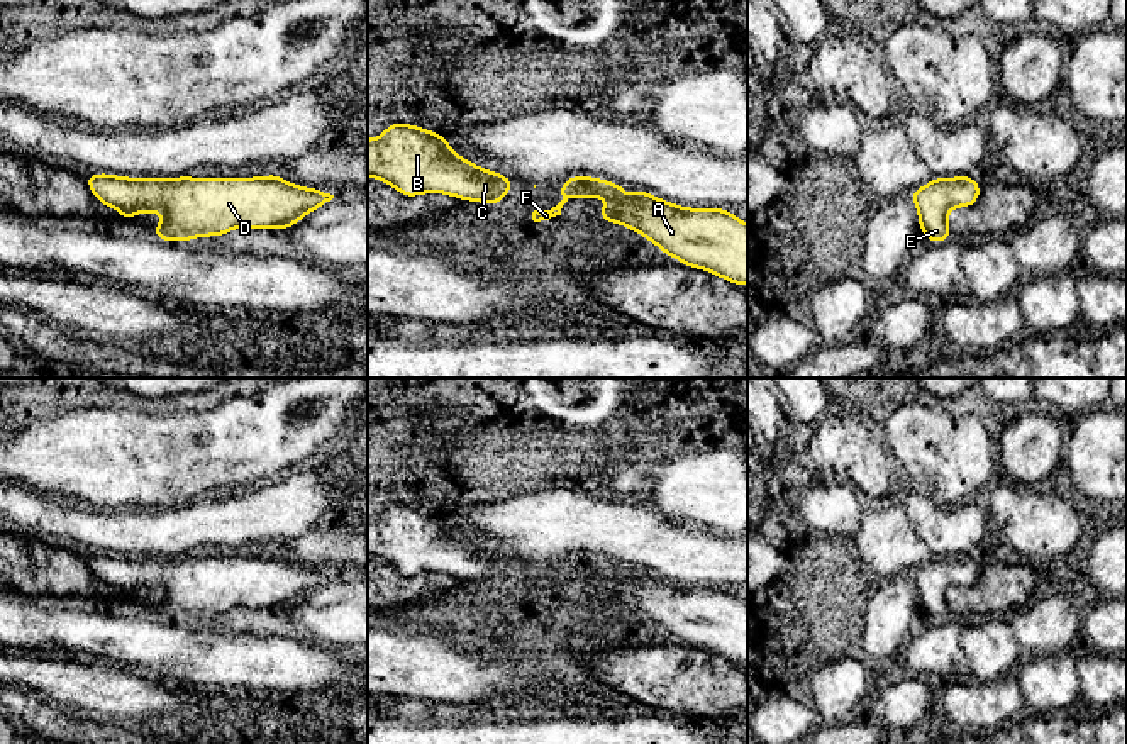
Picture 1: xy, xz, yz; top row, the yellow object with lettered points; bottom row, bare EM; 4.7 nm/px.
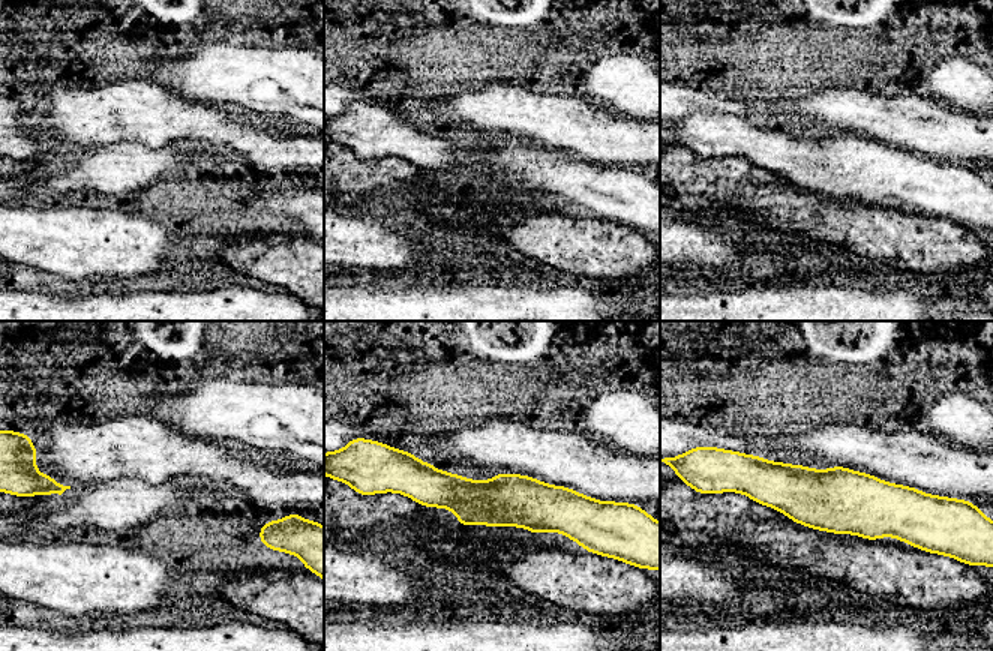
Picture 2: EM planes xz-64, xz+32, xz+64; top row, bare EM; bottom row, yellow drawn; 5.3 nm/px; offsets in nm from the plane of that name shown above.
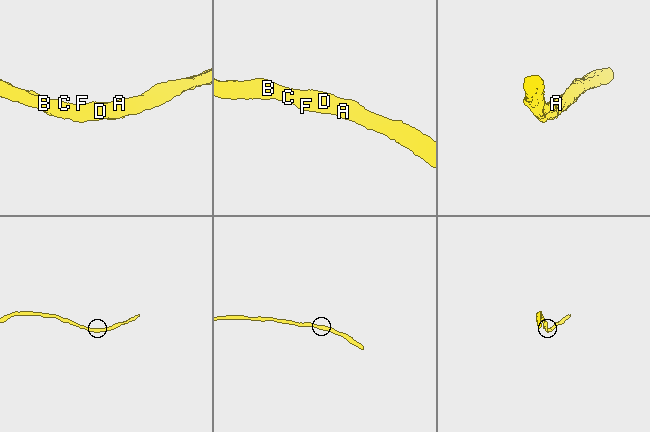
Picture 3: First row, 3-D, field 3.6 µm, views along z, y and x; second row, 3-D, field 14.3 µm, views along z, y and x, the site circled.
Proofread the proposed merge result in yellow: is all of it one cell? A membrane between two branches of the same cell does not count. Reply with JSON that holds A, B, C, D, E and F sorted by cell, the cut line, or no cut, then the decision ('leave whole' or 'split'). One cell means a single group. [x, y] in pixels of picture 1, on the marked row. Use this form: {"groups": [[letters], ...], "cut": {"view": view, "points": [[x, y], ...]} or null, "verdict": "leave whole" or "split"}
{"groups": [["A", "B", "C", "D", "E", "F"]], "cut": null, "verdict": "leave whole"}

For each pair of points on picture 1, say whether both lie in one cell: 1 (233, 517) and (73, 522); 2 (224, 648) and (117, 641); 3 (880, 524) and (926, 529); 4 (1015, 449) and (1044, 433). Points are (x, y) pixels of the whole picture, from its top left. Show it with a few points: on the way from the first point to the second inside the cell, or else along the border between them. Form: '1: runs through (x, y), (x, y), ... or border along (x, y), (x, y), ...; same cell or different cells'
1: runs through (194, 526), (183, 529), (112, 529); same cell
2: runs through (197, 649), (163, 649), (144, 644); same cell
3: border along (902, 504), (904, 514), (916, 534), (936, 556); different cells
4: runs through (1022, 444), (1032, 434), (1038, 434); same cell

